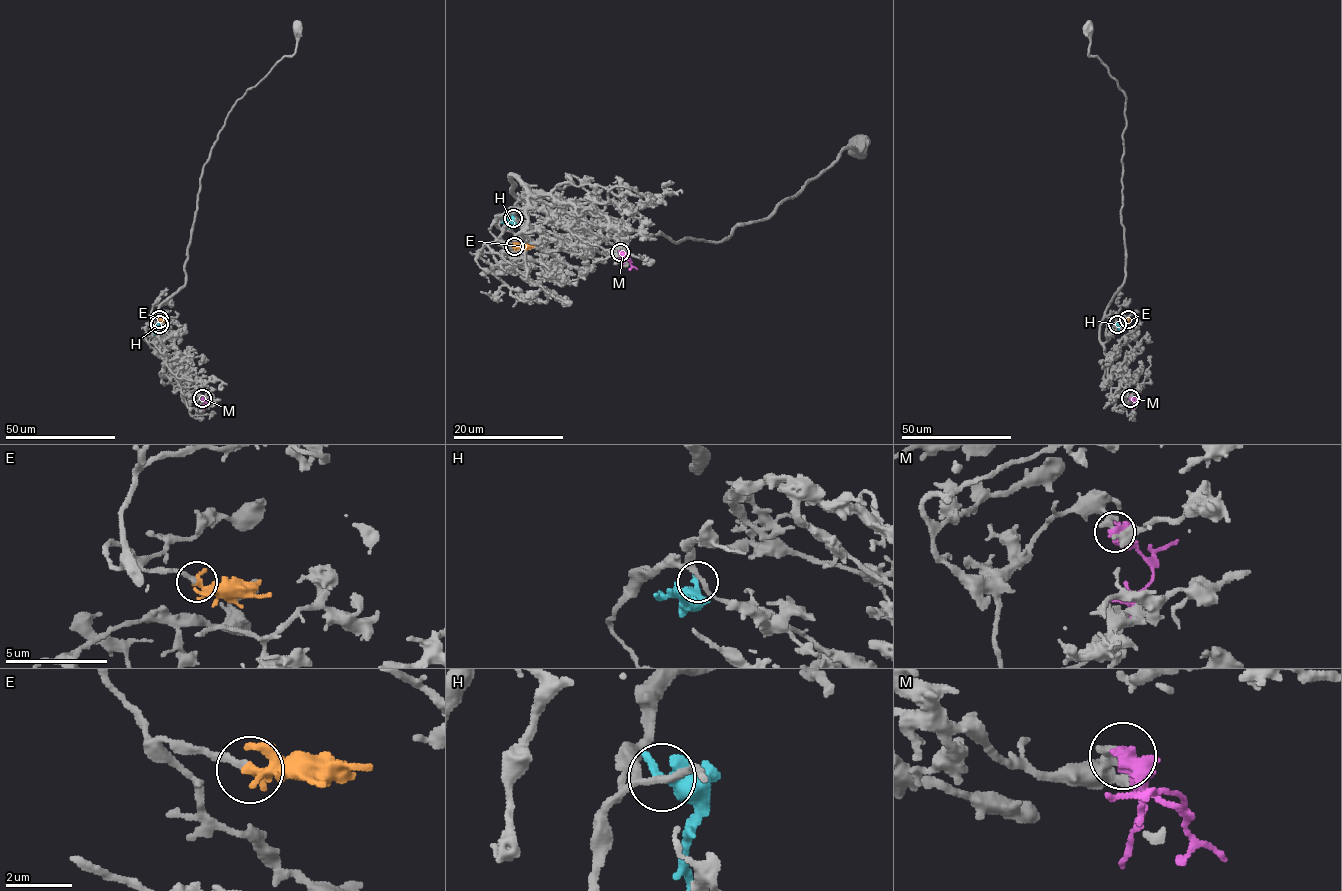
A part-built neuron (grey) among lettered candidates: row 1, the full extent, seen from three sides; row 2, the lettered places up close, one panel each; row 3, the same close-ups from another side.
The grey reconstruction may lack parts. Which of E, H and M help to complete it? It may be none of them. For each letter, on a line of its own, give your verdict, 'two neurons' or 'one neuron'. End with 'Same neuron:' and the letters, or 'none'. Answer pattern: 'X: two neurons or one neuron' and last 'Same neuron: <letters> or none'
E: one neuron
H: two neurons
M: two neurons
Same neuron: E

